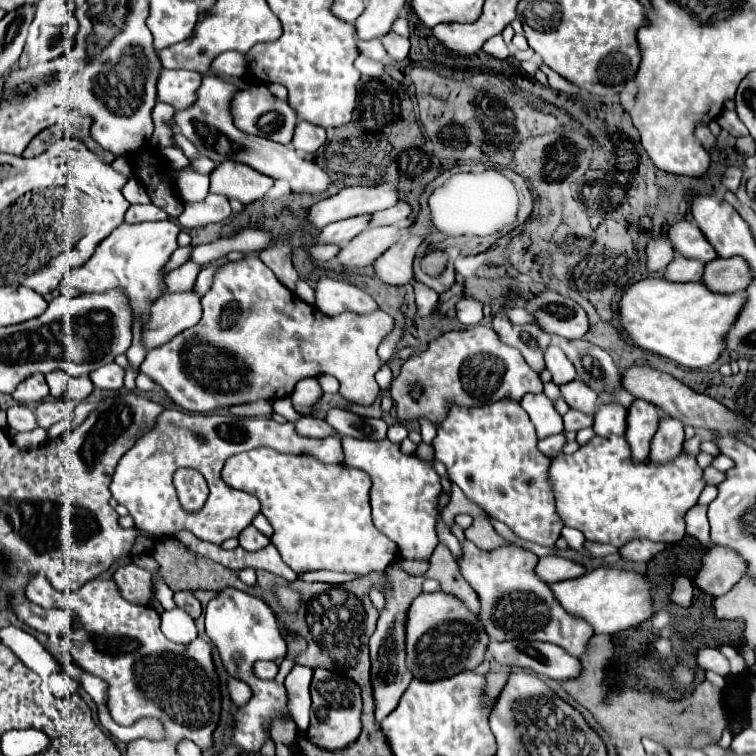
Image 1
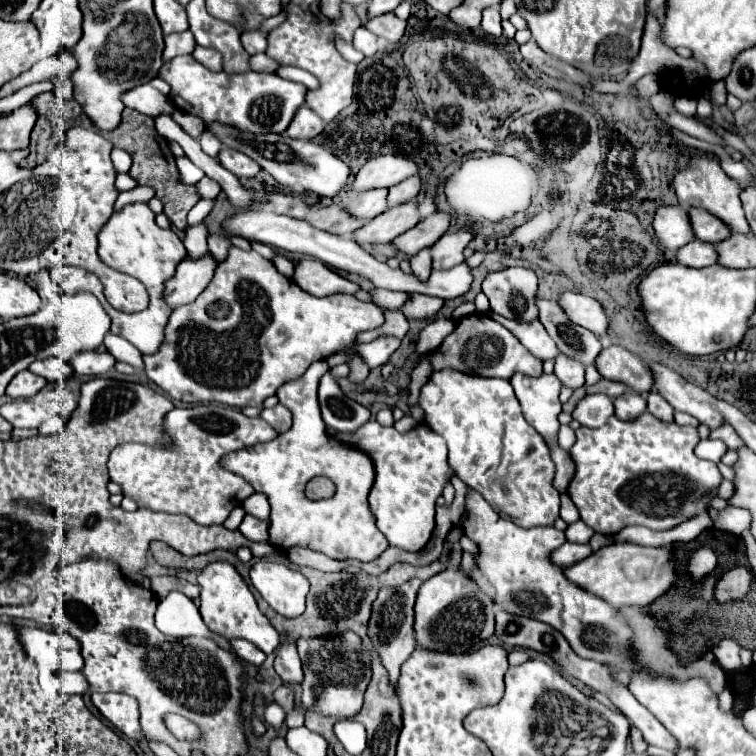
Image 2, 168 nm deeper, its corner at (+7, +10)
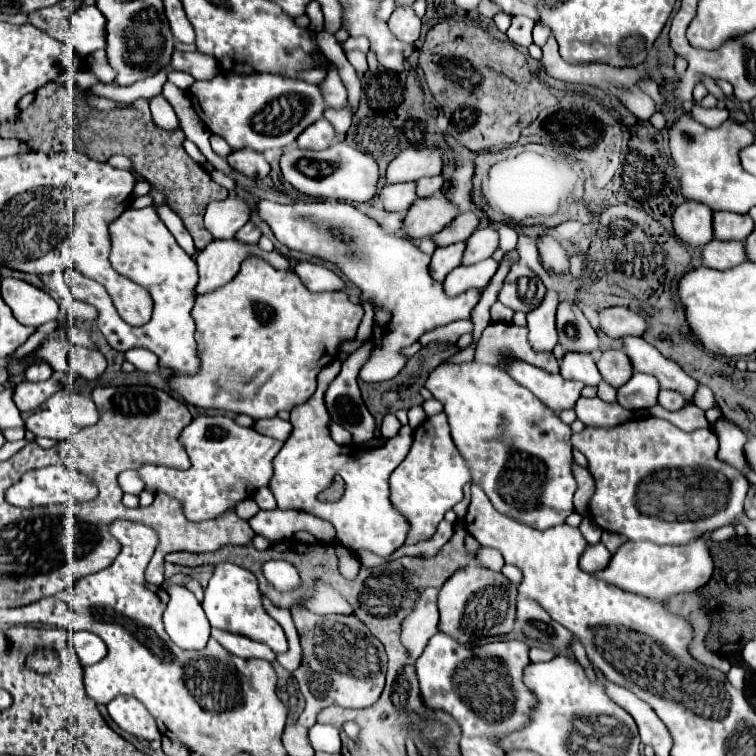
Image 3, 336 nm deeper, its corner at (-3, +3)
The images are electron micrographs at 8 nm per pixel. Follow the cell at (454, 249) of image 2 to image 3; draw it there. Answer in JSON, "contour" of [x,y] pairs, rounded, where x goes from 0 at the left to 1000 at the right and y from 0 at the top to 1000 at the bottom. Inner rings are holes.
{"contour":[[[632,302],[622,315],[619,315],[619,325],[614,333],[614,344],[611,349],[630,349],[635,344],[643,344],[653,336],[653,331],[659,328],[659,304],[656,302]]]}

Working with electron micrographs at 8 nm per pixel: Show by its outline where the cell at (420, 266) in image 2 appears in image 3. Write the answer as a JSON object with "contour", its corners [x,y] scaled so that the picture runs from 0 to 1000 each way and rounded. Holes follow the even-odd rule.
{"contour":[[[603,320],[598,325],[577,328],[577,333],[571,336],[571,347],[569,347],[571,368],[585,373],[593,360],[598,360],[603,352],[608,352],[614,328],[616,328],[616,320]]]}

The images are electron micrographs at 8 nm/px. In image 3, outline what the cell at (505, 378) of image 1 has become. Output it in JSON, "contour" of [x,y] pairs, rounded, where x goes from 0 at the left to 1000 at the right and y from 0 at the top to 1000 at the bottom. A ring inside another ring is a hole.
{"contour":[[[653,426],[632,450],[630,479],[659,484],[667,474],[685,474],[701,479],[722,492],[738,492],[738,479],[730,466],[709,466],[698,455],[698,434],[675,426]]]}

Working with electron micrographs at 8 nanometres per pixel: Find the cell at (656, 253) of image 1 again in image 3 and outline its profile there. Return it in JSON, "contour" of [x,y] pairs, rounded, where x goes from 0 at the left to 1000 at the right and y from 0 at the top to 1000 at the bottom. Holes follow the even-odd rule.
{"contour":[[[907,265],[892,280],[892,307],[913,325],[931,325],[944,312],[939,312],[942,275],[921,265]]]}

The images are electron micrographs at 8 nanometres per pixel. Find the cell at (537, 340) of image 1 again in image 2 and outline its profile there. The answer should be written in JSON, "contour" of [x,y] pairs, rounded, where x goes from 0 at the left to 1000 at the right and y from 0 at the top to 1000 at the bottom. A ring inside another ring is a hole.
{"contour":[[[672,353],[648,361],[638,374],[638,385],[648,398],[648,409],[685,427],[712,422],[712,409],[706,401],[709,382],[709,361],[696,353]]]}

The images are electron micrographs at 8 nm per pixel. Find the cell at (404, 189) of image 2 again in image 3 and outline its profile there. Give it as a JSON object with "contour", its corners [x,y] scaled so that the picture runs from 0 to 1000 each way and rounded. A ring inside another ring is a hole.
{"contour":[[[571,233],[571,235],[556,235],[553,238],[553,259],[556,262],[563,262],[563,259],[574,259],[577,254],[585,251],[585,243],[587,243],[587,235],[585,233]]]}

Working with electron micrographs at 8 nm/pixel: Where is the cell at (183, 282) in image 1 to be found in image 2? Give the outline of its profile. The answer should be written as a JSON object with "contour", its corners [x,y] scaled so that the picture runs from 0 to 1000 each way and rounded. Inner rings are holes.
{"contour":[[[270,295],[259,298],[259,300],[249,300],[246,303],[246,313],[243,313],[243,324],[246,324],[246,340],[265,340],[272,337],[272,316],[275,316],[275,303]]]}

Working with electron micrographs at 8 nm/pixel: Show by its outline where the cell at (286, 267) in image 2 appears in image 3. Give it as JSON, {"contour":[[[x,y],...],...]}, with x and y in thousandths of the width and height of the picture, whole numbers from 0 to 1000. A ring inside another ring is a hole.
{"contour":[[[312,315],[307,317],[280,317],[267,333],[259,339],[265,373],[259,378],[259,389],[272,389],[286,384],[288,378],[307,370],[317,354],[317,349],[328,339],[349,341],[368,357],[381,357],[381,344],[365,331],[349,333],[341,323],[323,323]]]}

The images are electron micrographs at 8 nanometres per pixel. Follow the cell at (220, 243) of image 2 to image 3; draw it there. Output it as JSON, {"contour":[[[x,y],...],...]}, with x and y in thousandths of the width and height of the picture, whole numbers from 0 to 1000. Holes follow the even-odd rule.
{"contour":[[[328,294],[323,302],[315,304],[312,315],[320,320],[328,320],[328,323],[339,323],[347,315],[347,307],[344,307],[344,302],[339,302],[336,294]]]}

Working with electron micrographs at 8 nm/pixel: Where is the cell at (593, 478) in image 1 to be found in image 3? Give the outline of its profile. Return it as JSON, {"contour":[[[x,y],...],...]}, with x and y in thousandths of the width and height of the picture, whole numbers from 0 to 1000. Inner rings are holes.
{"contour":[[[852,550],[815,566],[772,566],[770,571],[757,574],[757,587],[778,606],[778,622],[788,635],[780,683],[796,701],[825,706],[831,714],[907,720],[910,714],[926,712],[960,693],[987,690],[984,659],[992,648],[992,638],[976,619],[950,608],[950,582],[942,566],[905,571],[884,556]]]}

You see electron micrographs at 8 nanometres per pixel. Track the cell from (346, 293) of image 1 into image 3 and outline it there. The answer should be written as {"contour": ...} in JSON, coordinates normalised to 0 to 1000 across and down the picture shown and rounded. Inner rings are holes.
{"contour":[[[394,347],[389,352],[389,360],[397,365],[397,370],[402,373],[402,378],[413,386],[429,386],[429,384],[450,384],[455,381],[455,373],[434,354],[429,354],[426,349],[415,349],[415,347]]]}

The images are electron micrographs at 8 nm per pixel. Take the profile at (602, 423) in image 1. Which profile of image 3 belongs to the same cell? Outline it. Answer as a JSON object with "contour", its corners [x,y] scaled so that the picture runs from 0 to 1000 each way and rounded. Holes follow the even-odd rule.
{"contour":[[[767,526],[759,542],[775,563],[815,563],[836,553],[833,542],[820,534],[802,534],[794,526]]]}

